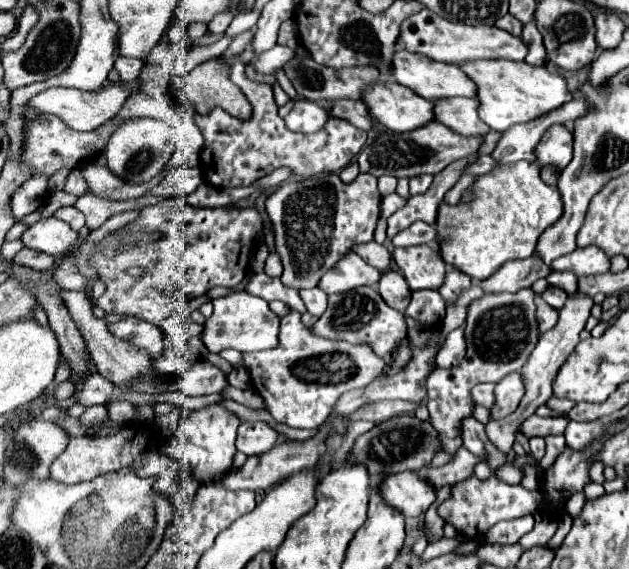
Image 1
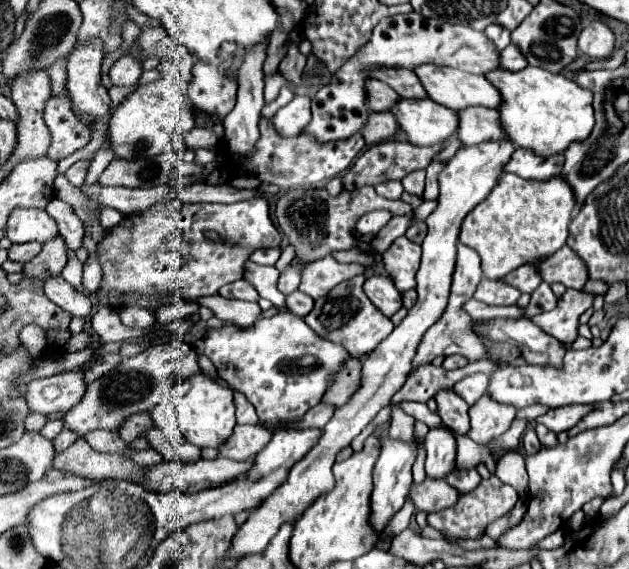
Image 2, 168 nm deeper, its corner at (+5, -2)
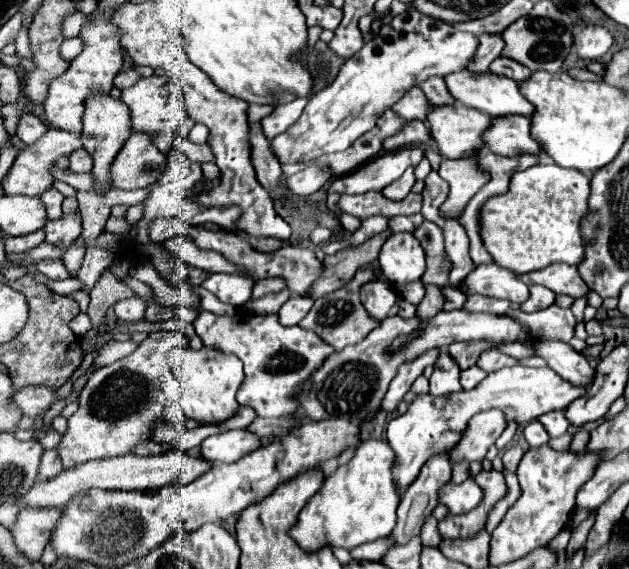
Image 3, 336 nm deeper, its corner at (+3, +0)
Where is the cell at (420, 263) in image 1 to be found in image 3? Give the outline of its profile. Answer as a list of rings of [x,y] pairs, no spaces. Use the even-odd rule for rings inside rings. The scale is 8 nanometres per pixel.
[[[397,232],[387,238],[379,252],[381,272],[393,286],[419,280],[425,272],[425,252],[411,232]]]

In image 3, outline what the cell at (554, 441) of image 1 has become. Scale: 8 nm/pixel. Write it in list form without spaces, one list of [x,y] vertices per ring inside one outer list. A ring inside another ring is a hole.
[[[547,412],[547,414],[539,416],[539,422],[547,428],[551,438],[563,436],[567,432],[567,428],[569,428],[569,420],[563,418],[563,412]]]

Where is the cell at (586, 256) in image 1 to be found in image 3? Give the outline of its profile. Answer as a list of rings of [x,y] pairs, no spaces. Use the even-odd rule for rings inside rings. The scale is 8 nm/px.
[[[551,264],[549,268],[543,268],[539,272],[529,272],[527,278],[533,284],[541,284],[545,288],[549,288],[555,294],[567,294],[571,298],[581,298],[589,292],[587,284],[583,284],[577,266],[569,266],[569,264]]]

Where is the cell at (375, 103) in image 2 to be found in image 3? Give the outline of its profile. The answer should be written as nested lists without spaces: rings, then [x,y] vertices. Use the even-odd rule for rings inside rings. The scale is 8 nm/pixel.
[[[415,86],[393,106],[393,112],[399,112],[399,116],[405,116],[407,120],[425,120],[431,108],[433,104],[423,96],[423,90]]]

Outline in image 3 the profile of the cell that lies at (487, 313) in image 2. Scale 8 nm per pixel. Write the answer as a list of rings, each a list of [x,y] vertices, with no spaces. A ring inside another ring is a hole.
[[[451,286],[443,288],[443,310],[459,310],[463,308],[463,302],[465,302],[465,296],[457,288],[451,288]]]

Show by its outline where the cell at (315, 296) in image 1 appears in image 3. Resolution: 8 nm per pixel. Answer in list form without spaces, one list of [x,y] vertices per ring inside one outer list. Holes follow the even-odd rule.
[[[291,296],[283,308],[279,310],[279,320],[283,326],[297,326],[305,316],[307,312],[311,310],[313,306],[313,300],[307,298],[307,296]]]

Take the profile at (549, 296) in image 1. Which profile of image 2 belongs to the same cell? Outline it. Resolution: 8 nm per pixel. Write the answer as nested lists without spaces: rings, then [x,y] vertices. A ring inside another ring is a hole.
[[[541,282],[539,288],[531,294],[531,302],[529,302],[529,306],[525,308],[525,314],[527,314],[529,318],[533,318],[533,316],[537,316],[537,314],[543,314],[543,312],[553,310],[555,304],[557,304],[557,296],[553,294],[551,286],[549,286],[547,282]]]

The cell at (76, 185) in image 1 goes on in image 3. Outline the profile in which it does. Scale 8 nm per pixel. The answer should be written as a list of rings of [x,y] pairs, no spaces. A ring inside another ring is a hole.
[[[79,148],[79,150],[75,150],[71,156],[69,156],[69,160],[71,160],[71,170],[73,172],[91,172],[91,168],[93,168],[93,164],[91,164],[91,156],[83,150],[83,148]]]

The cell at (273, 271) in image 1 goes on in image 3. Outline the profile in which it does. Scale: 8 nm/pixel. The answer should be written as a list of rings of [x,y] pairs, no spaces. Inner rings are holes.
[[[319,226],[317,230],[313,230],[313,234],[311,234],[311,244],[315,244],[315,246],[323,246],[323,244],[327,244],[327,240],[331,240],[333,238],[333,230],[331,228],[327,228],[327,226]]]

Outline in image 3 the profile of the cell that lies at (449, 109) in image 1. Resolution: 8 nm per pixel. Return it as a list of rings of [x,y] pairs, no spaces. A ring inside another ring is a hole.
[[[527,116],[493,118],[495,124],[485,132],[485,146],[501,156],[541,154],[541,144],[531,136],[531,120]]]

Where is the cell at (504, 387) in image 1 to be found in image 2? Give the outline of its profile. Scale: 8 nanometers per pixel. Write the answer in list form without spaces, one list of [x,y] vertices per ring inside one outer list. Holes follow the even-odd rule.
[[[483,394],[471,408],[471,432],[469,438],[477,444],[487,444],[495,436],[501,436],[509,430],[517,414],[515,406],[505,406],[503,402],[493,402],[489,394]]]

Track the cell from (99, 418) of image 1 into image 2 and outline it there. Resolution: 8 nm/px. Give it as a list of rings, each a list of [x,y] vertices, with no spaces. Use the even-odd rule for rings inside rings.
[[[63,428],[63,430],[59,432],[59,436],[53,440],[53,446],[55,446],[55,450],[57,450],[57,452],[61,452],[61,450],[65,450],[67,446],[71,446],[77,438],[79,438],[79,436],[77,436],[73,430]]]

